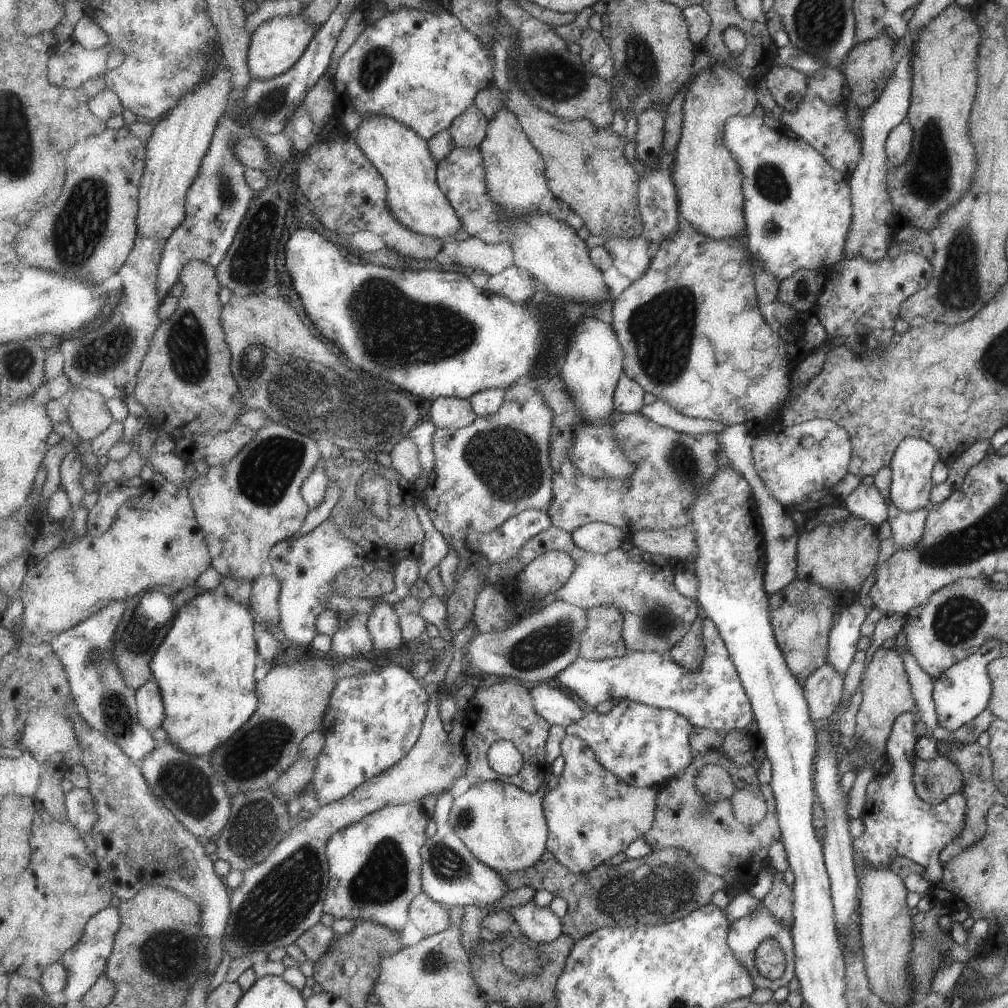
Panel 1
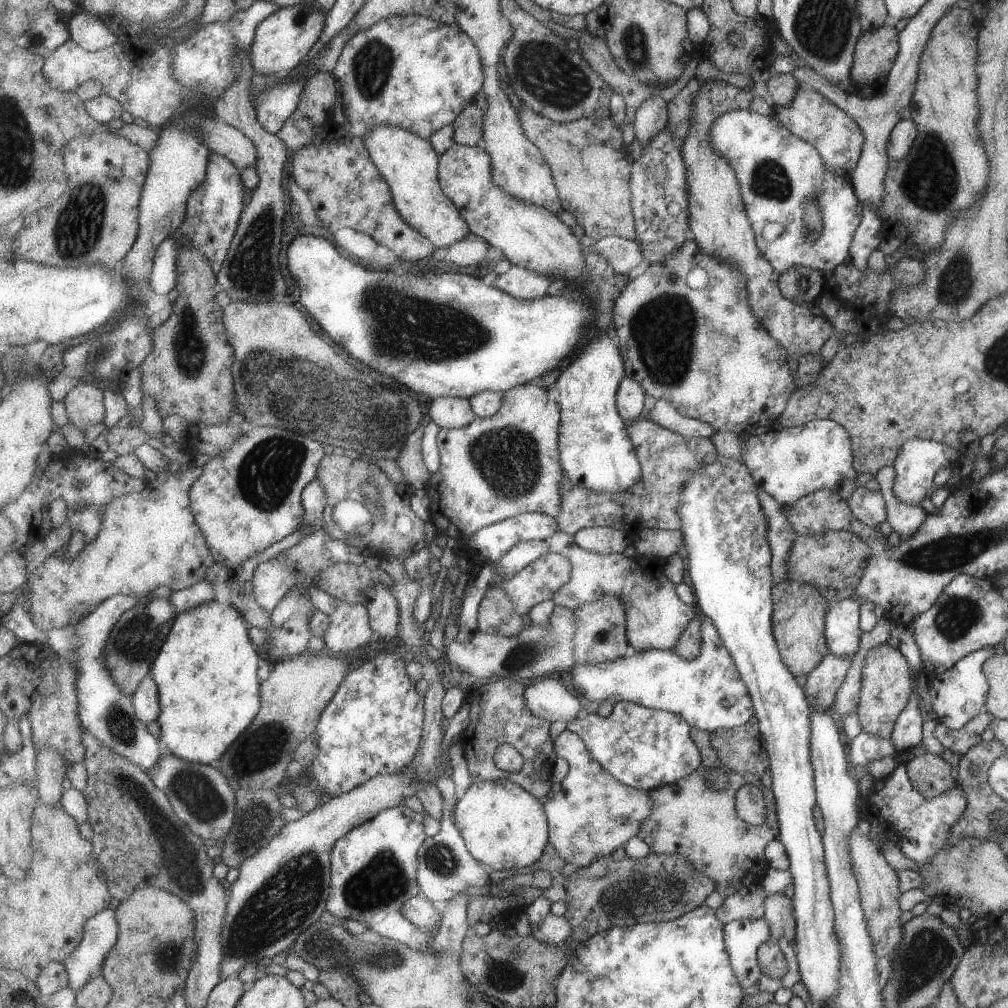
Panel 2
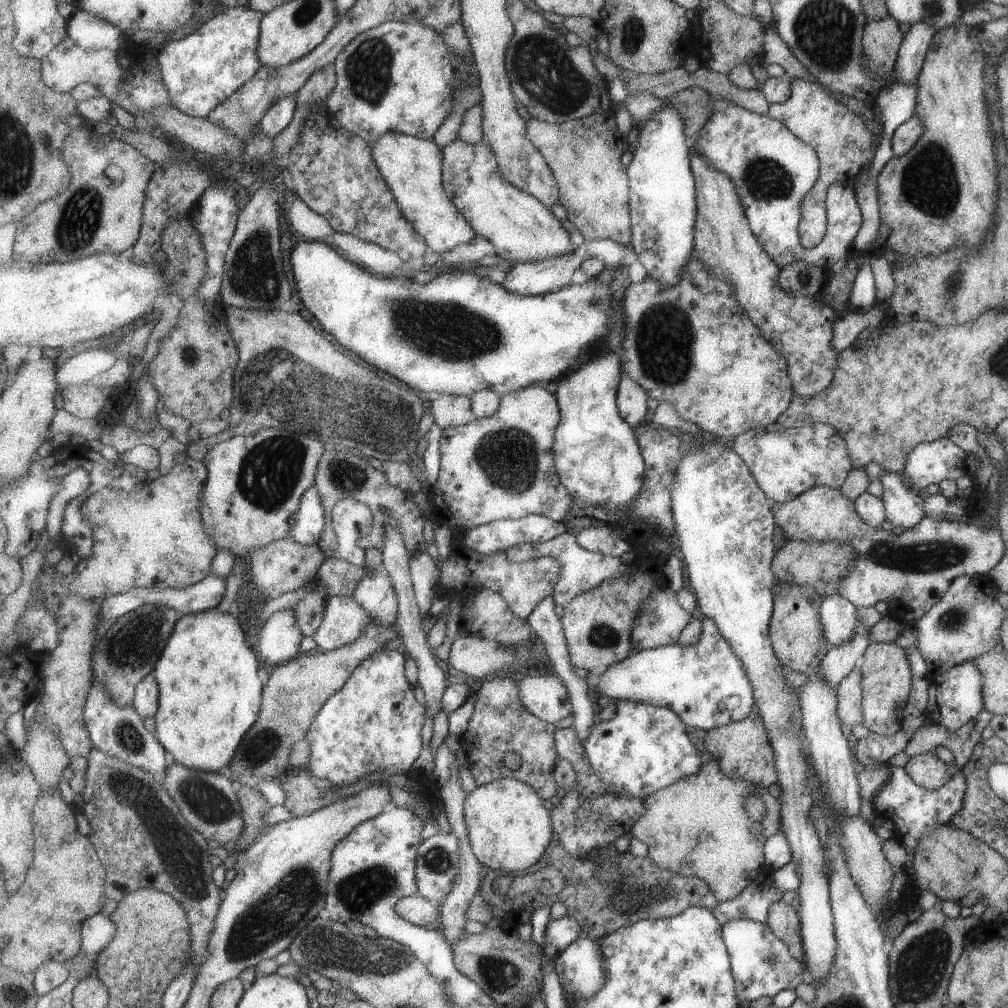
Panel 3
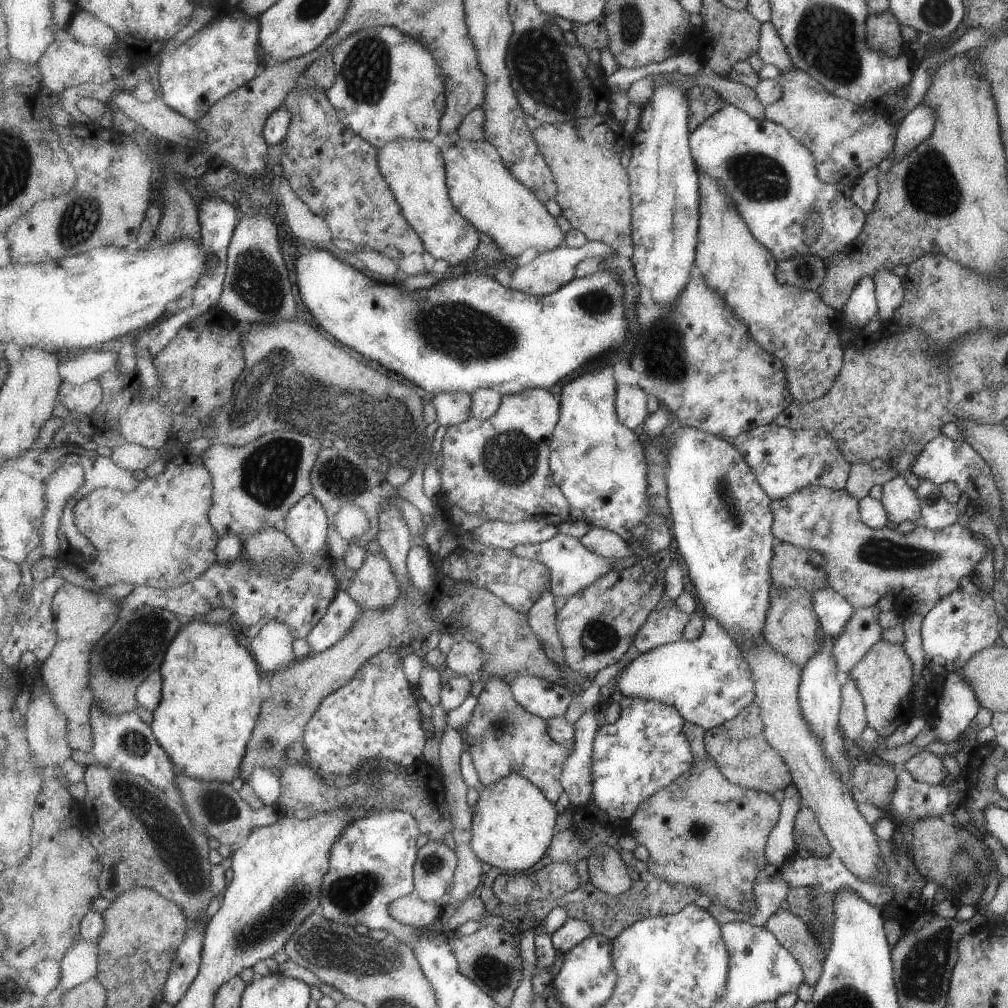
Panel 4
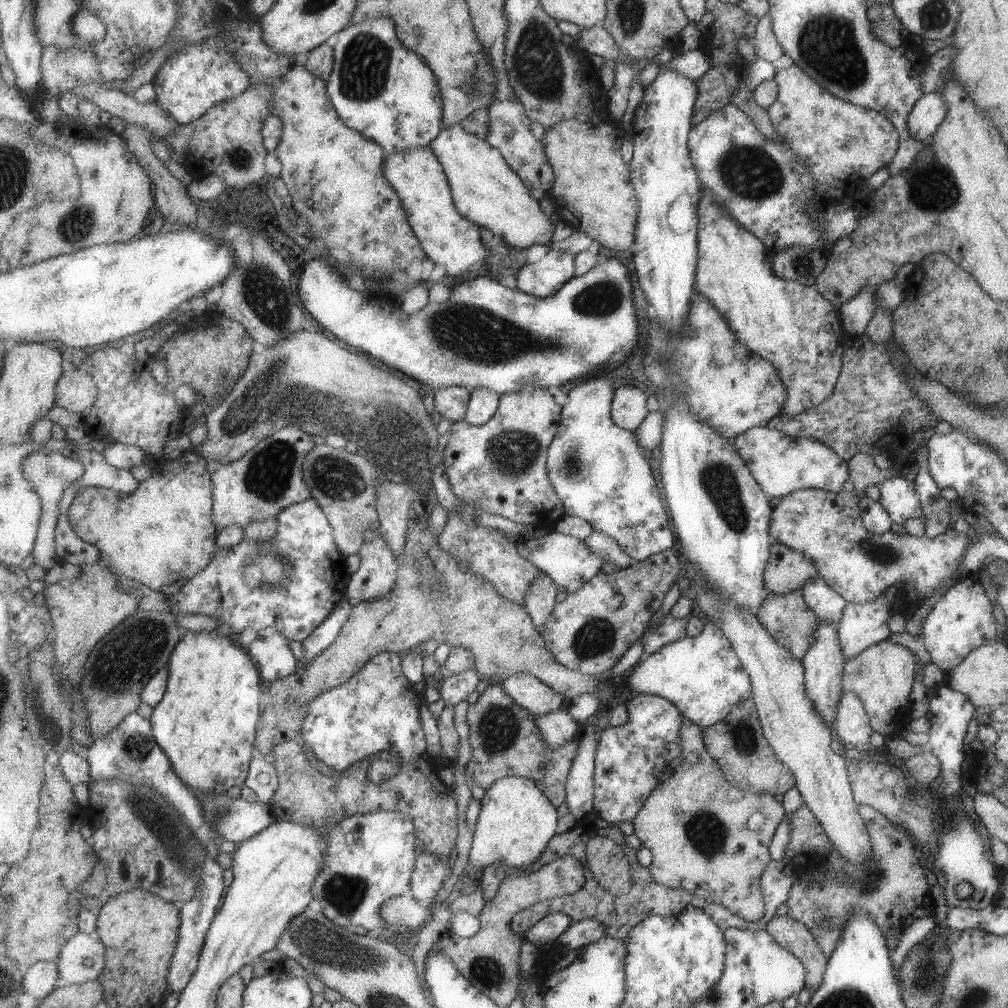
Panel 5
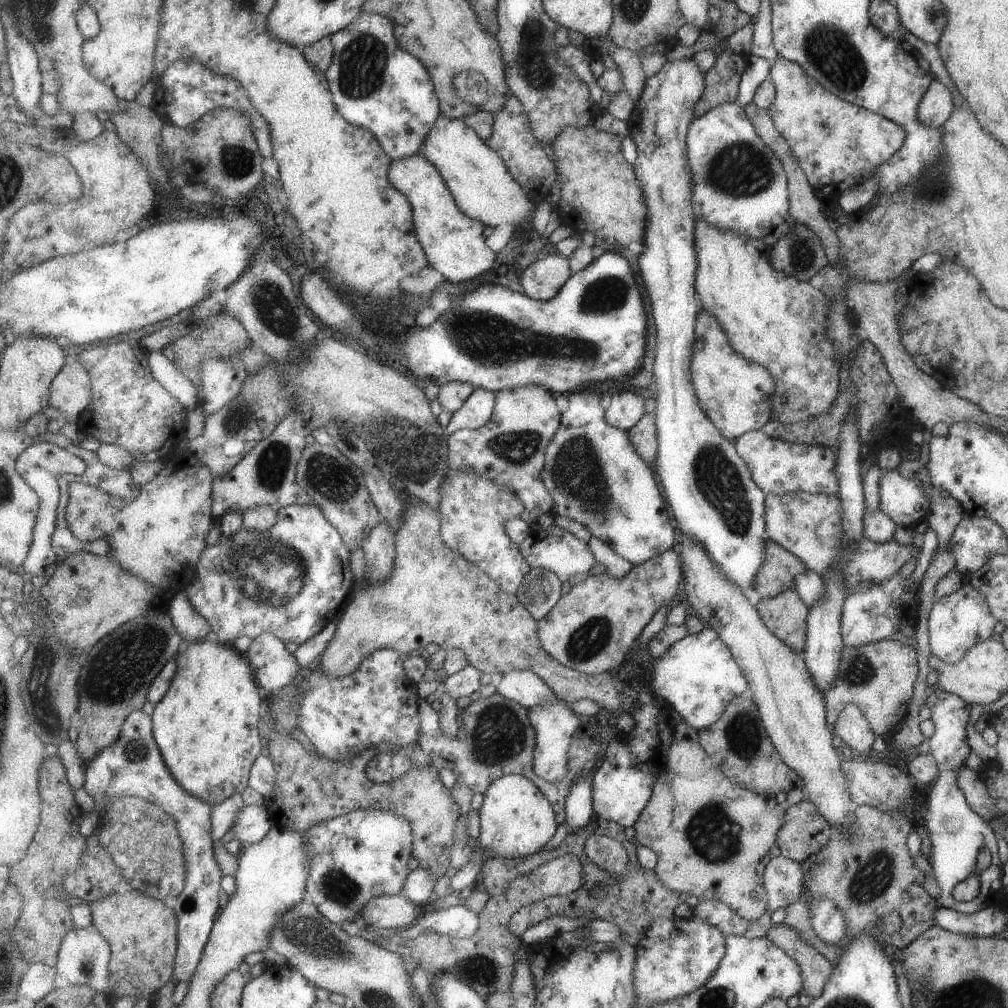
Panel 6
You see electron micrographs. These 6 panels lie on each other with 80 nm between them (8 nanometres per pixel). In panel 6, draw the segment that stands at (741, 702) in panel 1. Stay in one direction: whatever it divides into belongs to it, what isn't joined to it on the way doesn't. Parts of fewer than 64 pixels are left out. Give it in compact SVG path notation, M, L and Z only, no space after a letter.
M708 626L702 632L679 640L662 659L655 660L653 670L646 674L646 678L652 691L661 696L689 726L693 726L698 731L701 728L711 727L711 724L717 722L723 712L726 712L727 704L730 704L731 700L749 693L750 689L750 682L739 667L729 646L713 628Z

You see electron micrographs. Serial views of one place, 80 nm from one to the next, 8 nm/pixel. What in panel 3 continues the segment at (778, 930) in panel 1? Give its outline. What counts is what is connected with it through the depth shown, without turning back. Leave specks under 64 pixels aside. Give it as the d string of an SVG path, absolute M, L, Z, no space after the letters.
M747 919L728 922L723 936L732 958L732 971L736 978L736 992L741 1004L761 996L773 997L779 990L794 990L802 982L802 964L795 960L783 944L763 922Z

